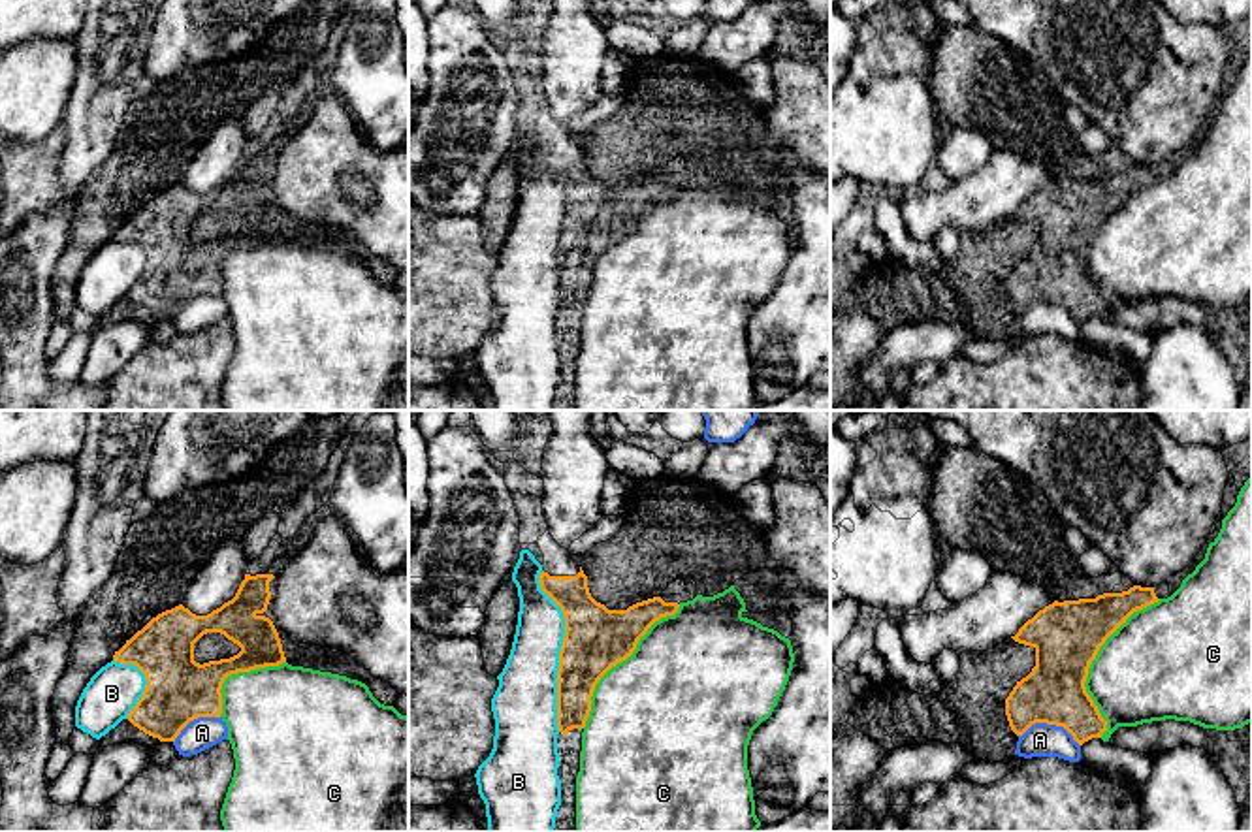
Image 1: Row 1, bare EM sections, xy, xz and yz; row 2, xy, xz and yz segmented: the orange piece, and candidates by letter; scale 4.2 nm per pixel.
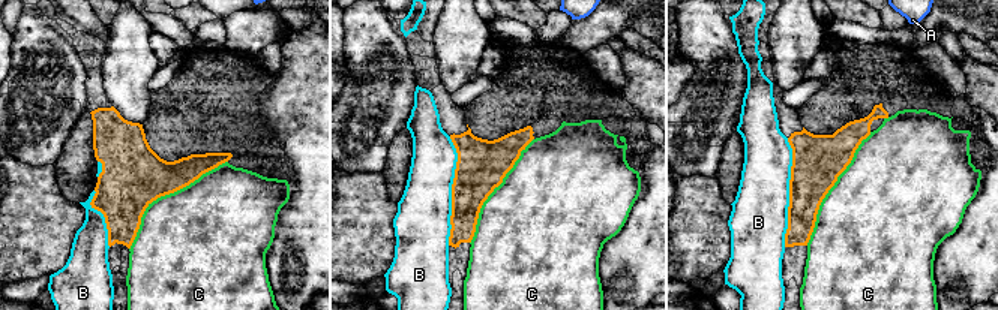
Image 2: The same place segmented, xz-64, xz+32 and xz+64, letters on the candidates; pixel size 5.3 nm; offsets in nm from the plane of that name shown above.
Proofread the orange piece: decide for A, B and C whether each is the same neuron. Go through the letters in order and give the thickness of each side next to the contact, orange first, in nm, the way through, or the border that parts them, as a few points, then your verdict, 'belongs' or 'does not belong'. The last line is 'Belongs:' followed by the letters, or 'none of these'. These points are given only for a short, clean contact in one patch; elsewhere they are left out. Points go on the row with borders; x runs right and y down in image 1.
A: calibres 260 and 140 nm; does not belong
B: calibres 280 and 260 nm; does not belong
C: calibres 300 and 440 nm; does not belong
Belongs: none of these

